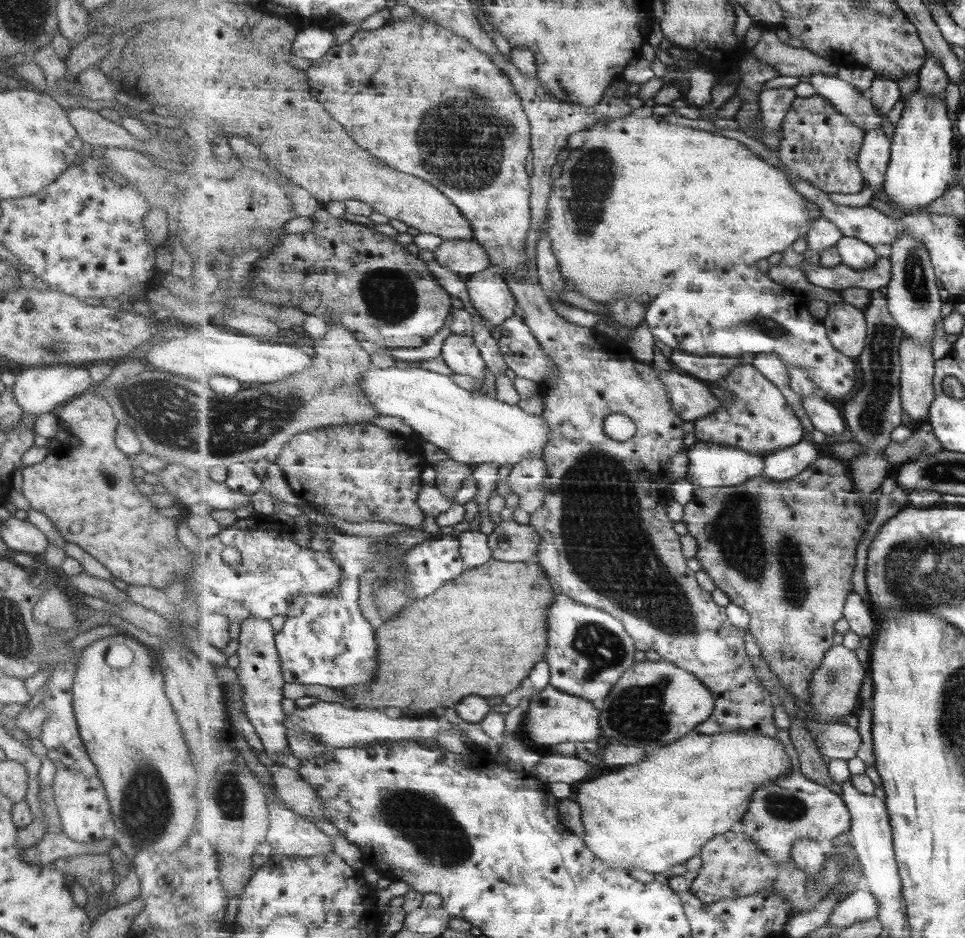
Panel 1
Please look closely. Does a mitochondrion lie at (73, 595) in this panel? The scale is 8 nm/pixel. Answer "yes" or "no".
no

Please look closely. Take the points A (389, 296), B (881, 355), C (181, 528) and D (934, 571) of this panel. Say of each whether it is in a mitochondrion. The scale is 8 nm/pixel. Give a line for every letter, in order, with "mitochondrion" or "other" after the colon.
A: mitochondrion
B: mitochondrion
C: other
D: mitochondrion

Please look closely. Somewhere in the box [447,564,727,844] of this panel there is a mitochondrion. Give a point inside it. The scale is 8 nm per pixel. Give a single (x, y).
(641, 707)

